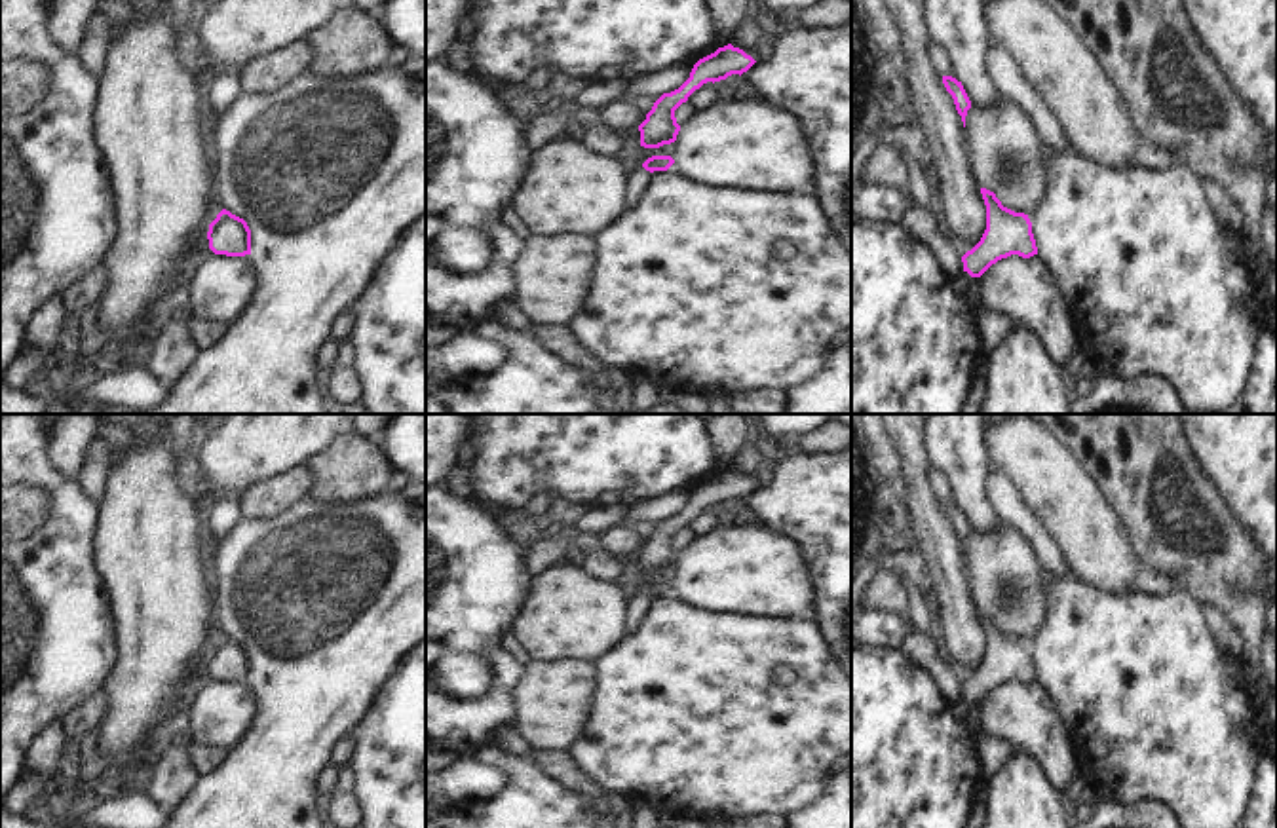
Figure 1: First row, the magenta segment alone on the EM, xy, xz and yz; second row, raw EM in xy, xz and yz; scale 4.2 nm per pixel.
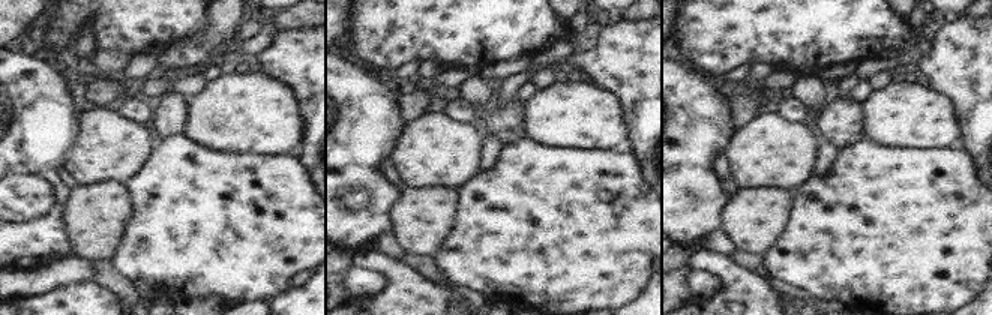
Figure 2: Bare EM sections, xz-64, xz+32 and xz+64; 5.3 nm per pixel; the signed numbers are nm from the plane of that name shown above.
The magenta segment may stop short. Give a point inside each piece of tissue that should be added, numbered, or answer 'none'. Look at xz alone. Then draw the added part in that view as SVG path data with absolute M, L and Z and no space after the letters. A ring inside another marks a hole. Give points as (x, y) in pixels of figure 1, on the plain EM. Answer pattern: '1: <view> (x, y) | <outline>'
1: xz (637, 606) | M642 591L627 600L627 636L633 636L638 630L652 604L654 598L646 596Z

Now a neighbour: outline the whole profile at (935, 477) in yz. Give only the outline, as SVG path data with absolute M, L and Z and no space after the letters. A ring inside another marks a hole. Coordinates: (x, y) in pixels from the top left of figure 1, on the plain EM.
M927 463L927 482L933 486L941 501L950 501L952 488L948 486L948 480L943 471L931 463Z

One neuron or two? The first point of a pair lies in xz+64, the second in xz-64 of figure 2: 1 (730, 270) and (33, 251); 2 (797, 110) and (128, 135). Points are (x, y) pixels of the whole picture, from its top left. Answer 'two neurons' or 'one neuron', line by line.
1: two neurons
2: two neurons

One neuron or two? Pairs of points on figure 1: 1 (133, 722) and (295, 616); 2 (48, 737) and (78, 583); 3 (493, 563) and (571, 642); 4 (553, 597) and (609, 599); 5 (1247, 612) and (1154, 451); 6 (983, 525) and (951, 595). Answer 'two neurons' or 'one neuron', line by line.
1: two neurons
2: two neurons
3: two neurons
4: one neuron
5: one neuron
6: two neurons

